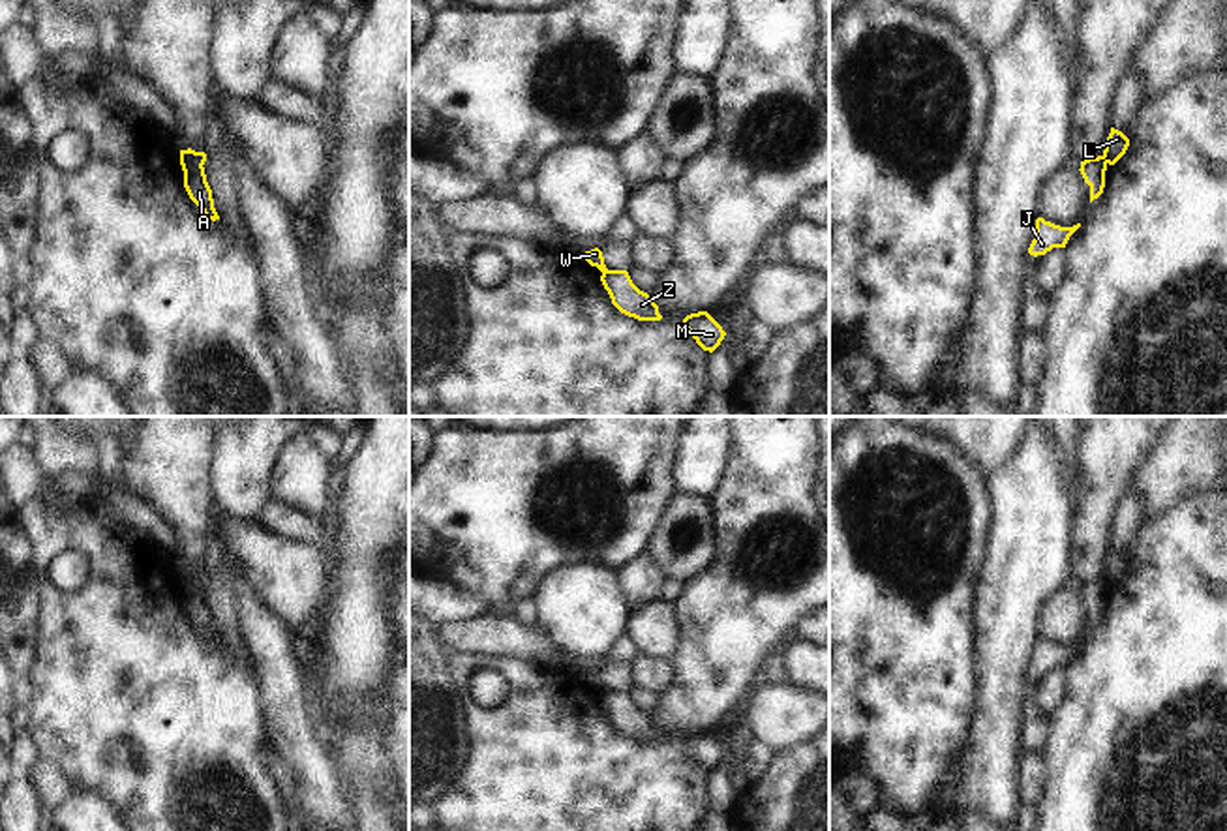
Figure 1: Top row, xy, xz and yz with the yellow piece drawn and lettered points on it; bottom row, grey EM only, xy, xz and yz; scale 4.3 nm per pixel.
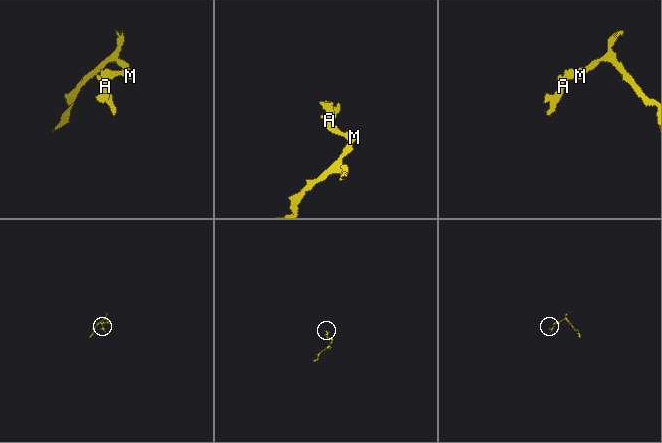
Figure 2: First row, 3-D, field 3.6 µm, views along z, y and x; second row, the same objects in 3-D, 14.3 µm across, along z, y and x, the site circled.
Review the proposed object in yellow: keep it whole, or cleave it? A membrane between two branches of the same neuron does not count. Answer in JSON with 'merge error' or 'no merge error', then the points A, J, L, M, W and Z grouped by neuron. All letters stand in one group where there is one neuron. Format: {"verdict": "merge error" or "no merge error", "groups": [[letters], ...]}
{"verdict": "merge error", "groups": [["A", "J", "W"], ["L", "M", "Z"]]}

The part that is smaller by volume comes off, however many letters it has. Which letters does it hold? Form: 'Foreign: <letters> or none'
Foreign: A, J, W.

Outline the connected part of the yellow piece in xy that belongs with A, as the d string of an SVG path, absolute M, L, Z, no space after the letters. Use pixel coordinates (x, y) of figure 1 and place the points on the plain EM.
M180 576L180 585L182 585L182 591L184 591L184 608L189 615L189 619L203 630L203 634L208 640L212 640L212 642L220 640L220 636L214 628L212 610L206 602L204 591L199 591L184 576Z

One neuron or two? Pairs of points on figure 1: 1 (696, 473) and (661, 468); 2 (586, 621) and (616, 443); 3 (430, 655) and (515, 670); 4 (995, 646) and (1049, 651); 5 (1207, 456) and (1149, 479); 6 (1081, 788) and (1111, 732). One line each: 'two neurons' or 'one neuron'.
1: two neurons
2: two neurons
3: two neurons
4: two neurons
5: one neuron
6: one neuron

